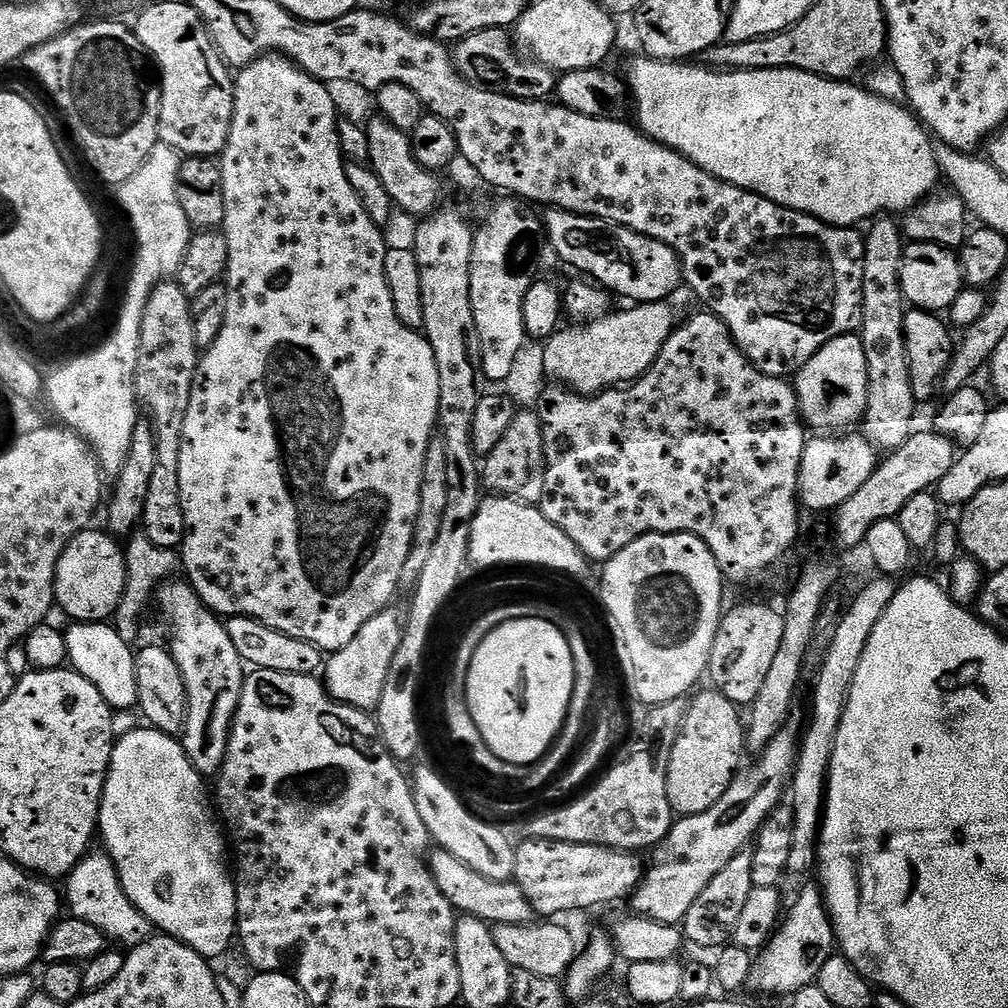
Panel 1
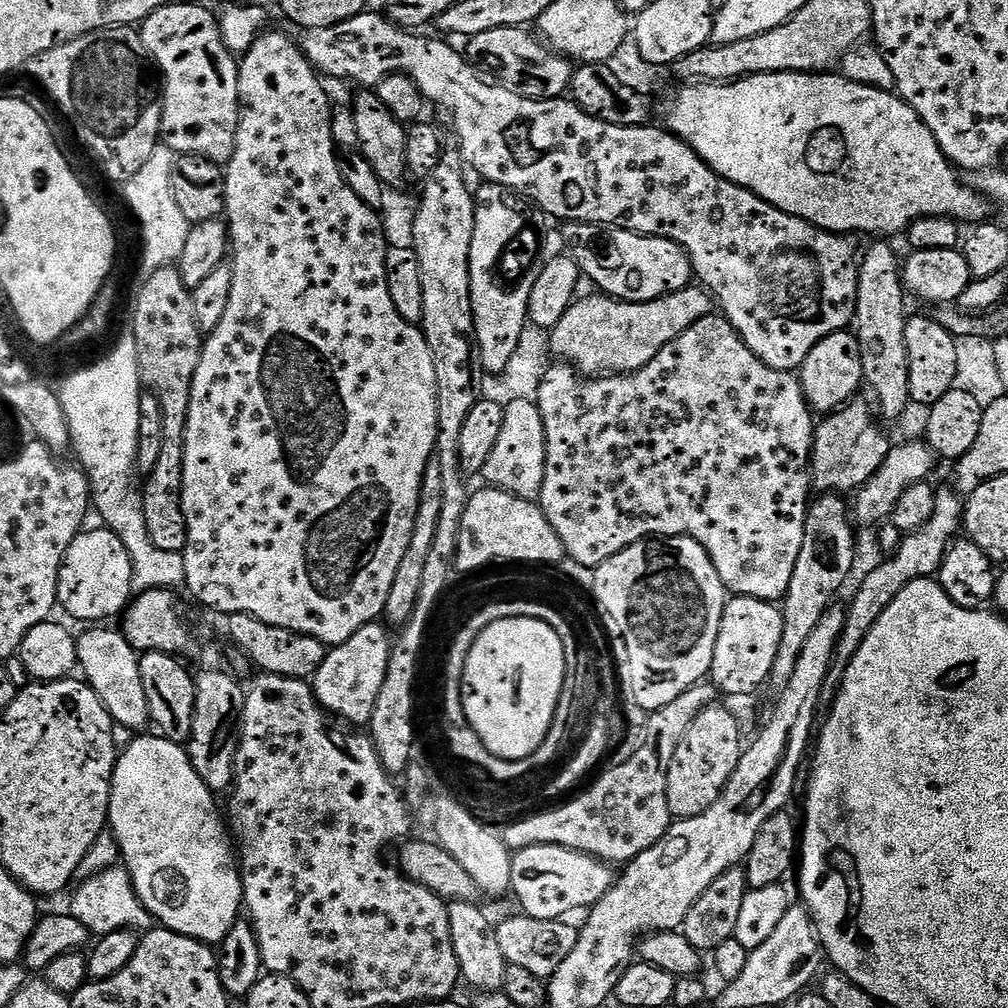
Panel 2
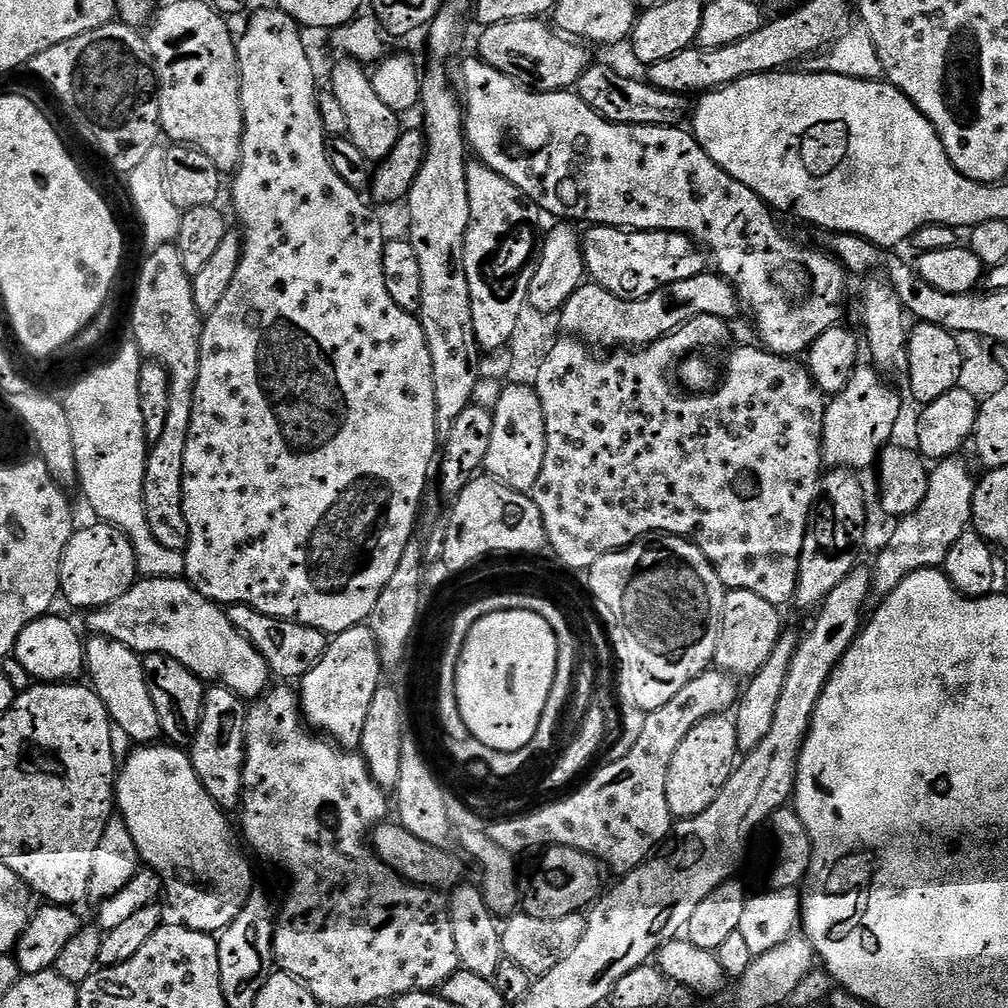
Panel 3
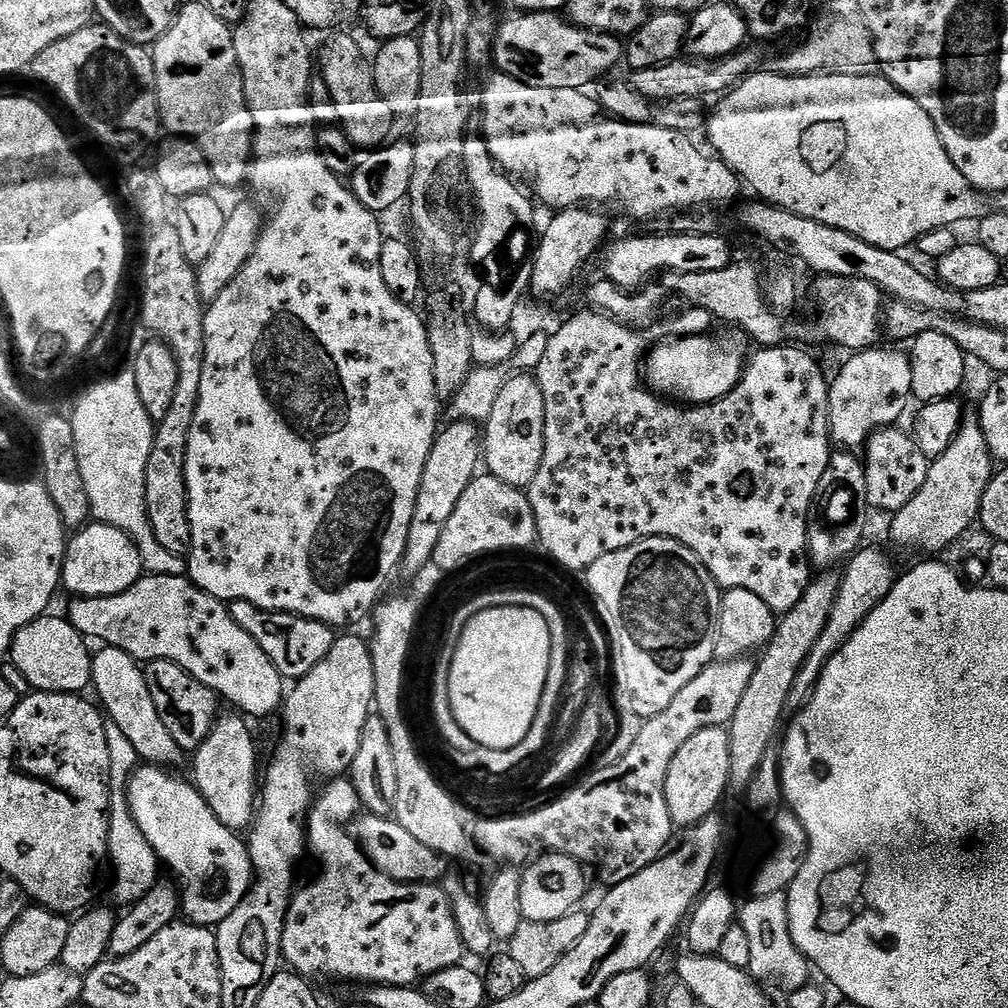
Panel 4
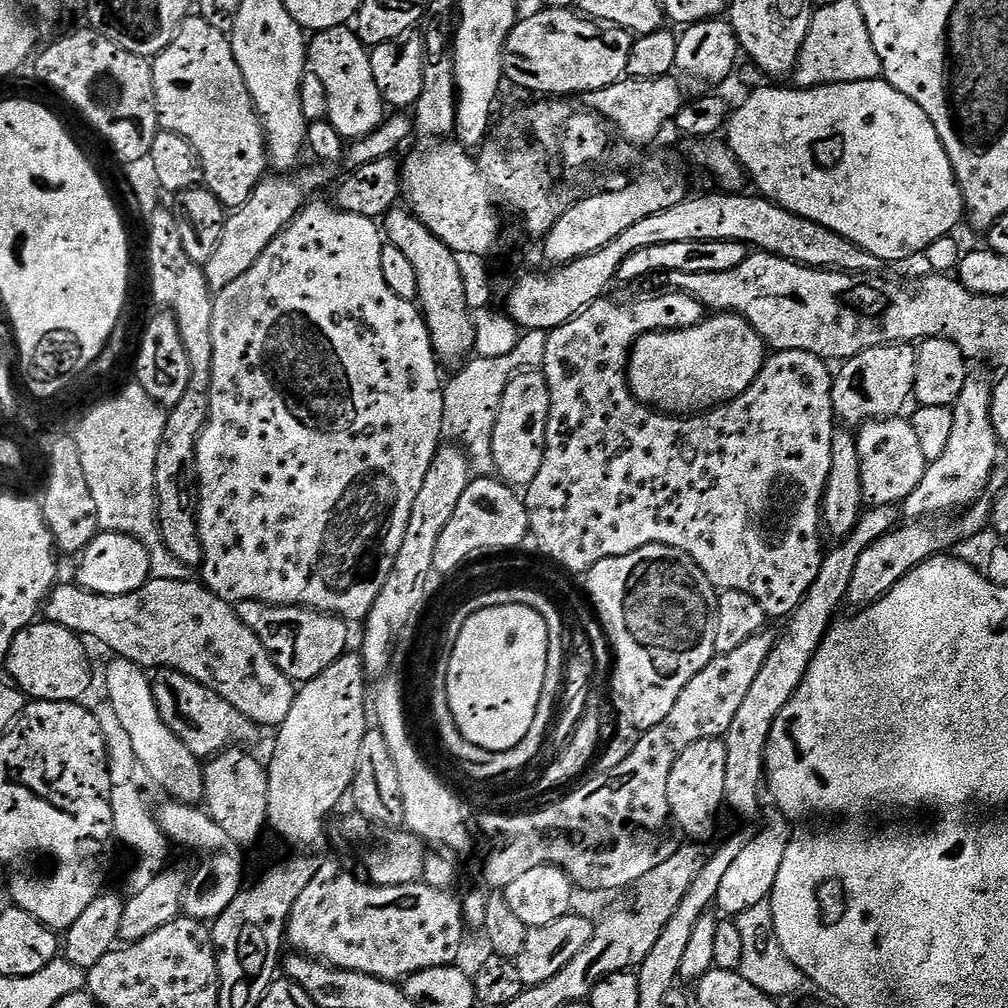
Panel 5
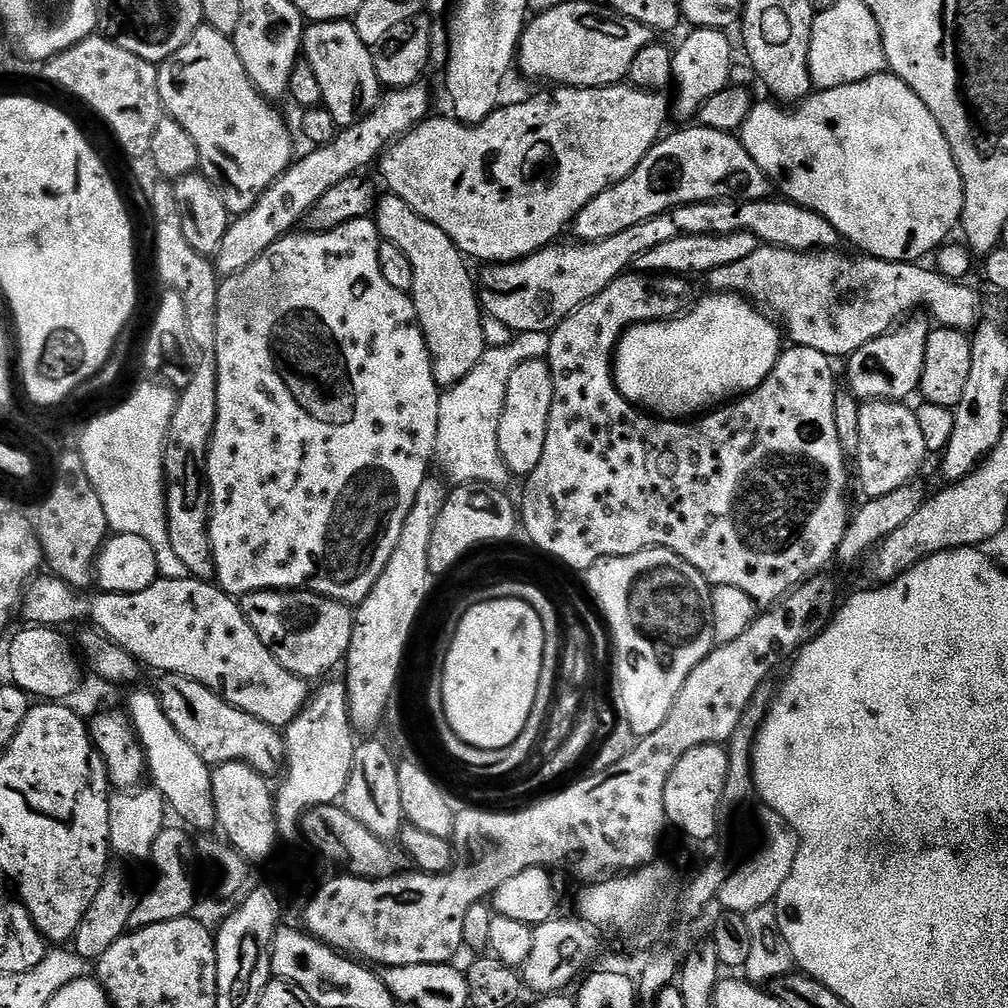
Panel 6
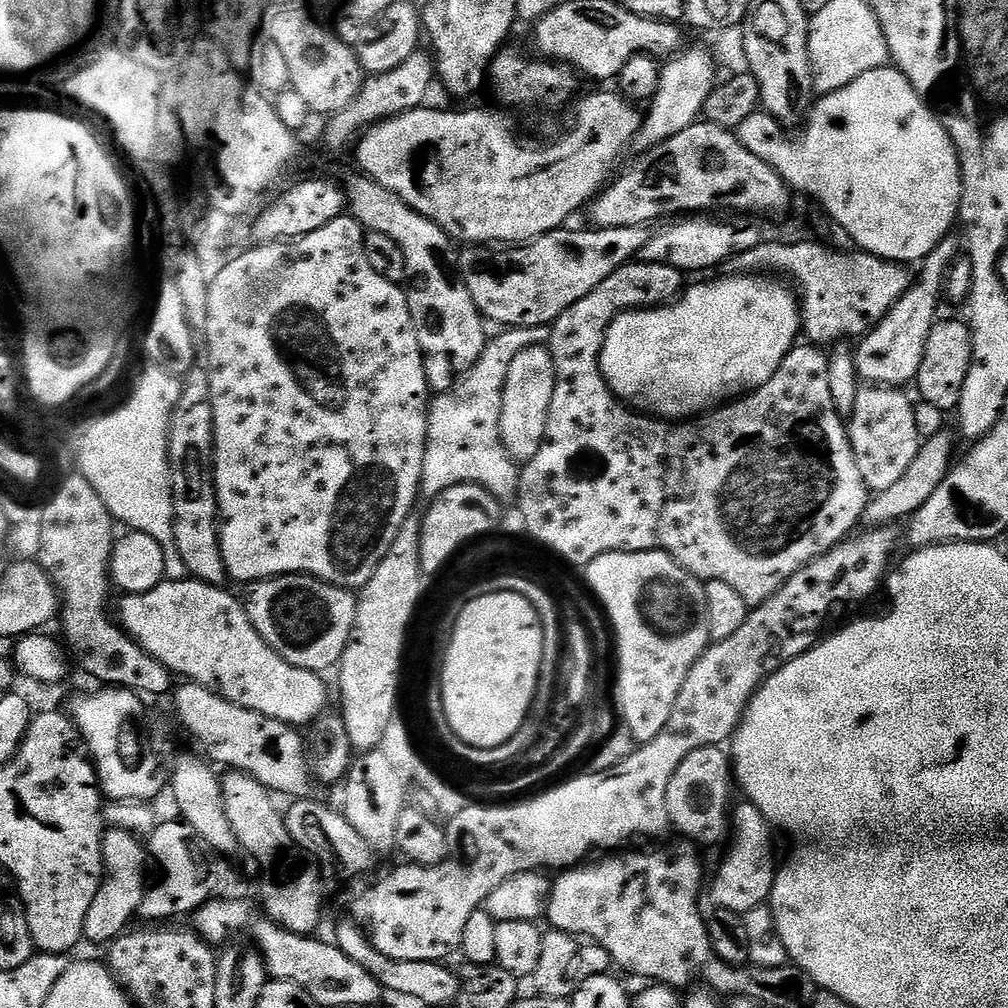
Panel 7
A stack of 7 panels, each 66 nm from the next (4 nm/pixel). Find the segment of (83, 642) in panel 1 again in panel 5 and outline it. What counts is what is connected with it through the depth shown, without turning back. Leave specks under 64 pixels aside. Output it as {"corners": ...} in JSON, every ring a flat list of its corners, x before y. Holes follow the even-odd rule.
{"corners":[[112,658,104,672,104,688,108,691,106,699,114,706,123,729,130,734,134,754,144,768,147,779,153,785,156,783,158,787,165,788,173,801,199,805,204,799,204,764,190,754,182,738,178,738,178,734,174,734,174,730,162,722,162,714,158,714,158,706,154,702,149,673,134,662]]}

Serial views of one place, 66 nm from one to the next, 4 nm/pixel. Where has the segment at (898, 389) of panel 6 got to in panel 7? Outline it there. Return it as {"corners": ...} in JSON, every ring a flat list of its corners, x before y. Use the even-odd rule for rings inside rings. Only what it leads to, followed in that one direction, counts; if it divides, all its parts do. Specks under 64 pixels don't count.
{"corners":[[944,239,924,259,919,265,920,277,918,275,915,277,912,287,908,288,906,294,902,294,902,298,898,298,896,305,888,311,887,317,879,321,872,331,855,345,856,375,860,377,861,381,867,382,872,386,887,386,889,388,908,386,915,381,918,370,922,366,922,354,926,354,926,338,930,338,930,330,935,326,938,319,936,311,940,308,940,296,942,300,942,293,946,288,948,270,956,263,962,252,961,241,959,239,956,239,957,241,952,239]]}

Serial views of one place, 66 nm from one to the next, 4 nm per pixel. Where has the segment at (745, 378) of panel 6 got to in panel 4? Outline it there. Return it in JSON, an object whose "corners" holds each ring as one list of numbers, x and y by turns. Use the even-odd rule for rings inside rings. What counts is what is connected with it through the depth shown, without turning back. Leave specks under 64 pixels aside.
{"corners":[[739,330,724,331,728,332,721,336,685,336,657,343,649,351,642,368,651,391,680,406,703,406,726,398,744,376,744,366,750,359,750,340]]}

